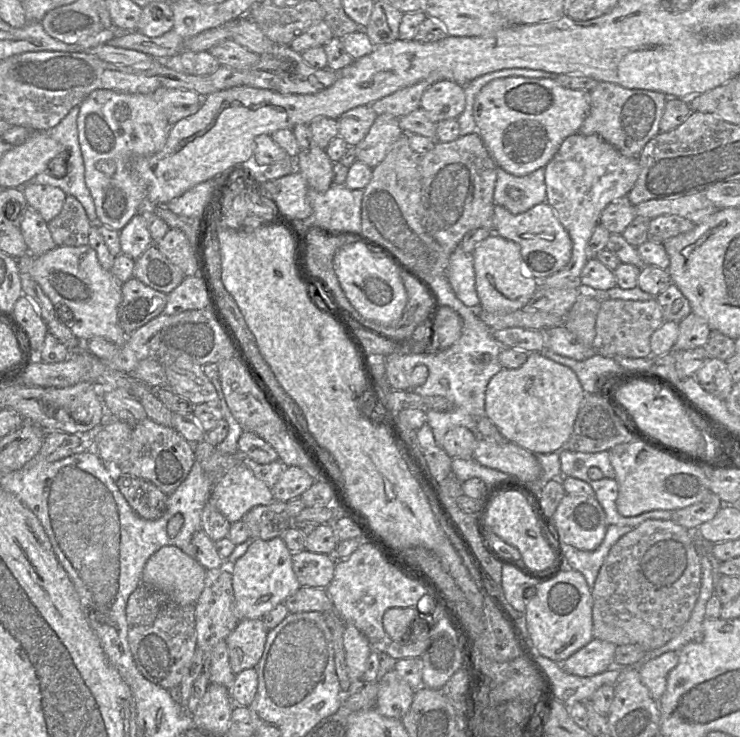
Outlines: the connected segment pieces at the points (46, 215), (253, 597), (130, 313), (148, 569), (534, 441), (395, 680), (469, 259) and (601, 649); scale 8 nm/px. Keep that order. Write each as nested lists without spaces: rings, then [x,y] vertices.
[[[30,184],[22,188],[29,207],[37,211],[45,222],[49,223],[62,210],[66,194],[58,187],[45,184]]]
[[[282,537],[252,539],[245,554],[238,558],[230,570],[235,597],[234,613],[239,621],[261,619],[301,587],[293,571],[292,553]]]
[[[132,277],[122,284],[118,323],[126,334],[132,334],[164,311],[167,295]]]
[[[163,546],[146,562],[142,584],[157,589],[179,605],[195,605],[205,584],[206,569],[176,546]]]
[[[534,351],[519,368],[502,368],[491,378],[486,389],[485,415],[508,443],[533,454],[559,452],[571,436],[585,394],[573,370]]]
[[[393,669],[378,679],[379,691],[375,709],[383,716],[402,719],[408,712],[415,693]]]
[[[460,245],[450,254],[446,277],[456,297],[467,307],[479,309],[475,287],[475,271],[472,254],[465,253]]]
[[[593,638],[565,660],[561,667],[565,672],[580,677],[603,673],[614,666],[616,648],[613,643]]]

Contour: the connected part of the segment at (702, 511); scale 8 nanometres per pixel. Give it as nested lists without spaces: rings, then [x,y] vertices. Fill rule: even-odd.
[[[709,492],[700,502],[672,511],[672,521],[688,530],[696,530],[701,524],[711,520],[722,505],[721,499]]]

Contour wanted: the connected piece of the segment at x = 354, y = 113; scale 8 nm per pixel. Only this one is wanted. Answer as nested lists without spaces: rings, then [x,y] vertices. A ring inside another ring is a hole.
[[[358,106],[338,118],[339,136],[348,146],[355,147],[369,132],[377,114],[371,106]]]

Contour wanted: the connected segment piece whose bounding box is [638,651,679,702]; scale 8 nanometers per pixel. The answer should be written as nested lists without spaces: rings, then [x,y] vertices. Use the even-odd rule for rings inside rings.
[[[670,651],[648,661],[639,669],[641,681],[657,702],[666,690],[667,676],[678,664],[678,651]]]

